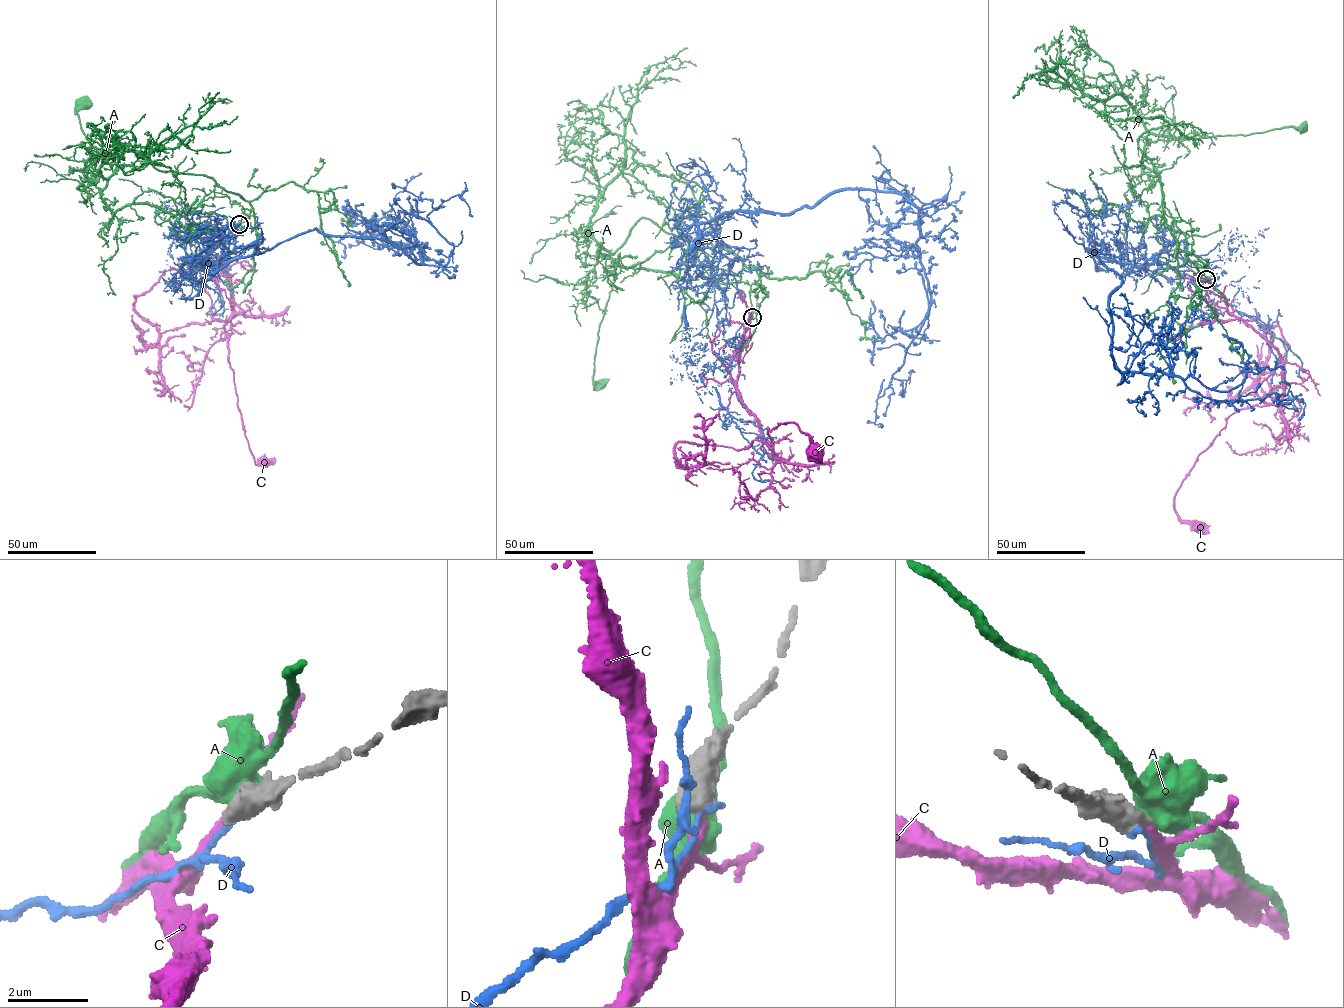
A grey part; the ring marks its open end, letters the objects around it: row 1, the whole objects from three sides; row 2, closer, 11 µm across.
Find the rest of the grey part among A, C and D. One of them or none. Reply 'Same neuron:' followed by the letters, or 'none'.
Same neuron: C

